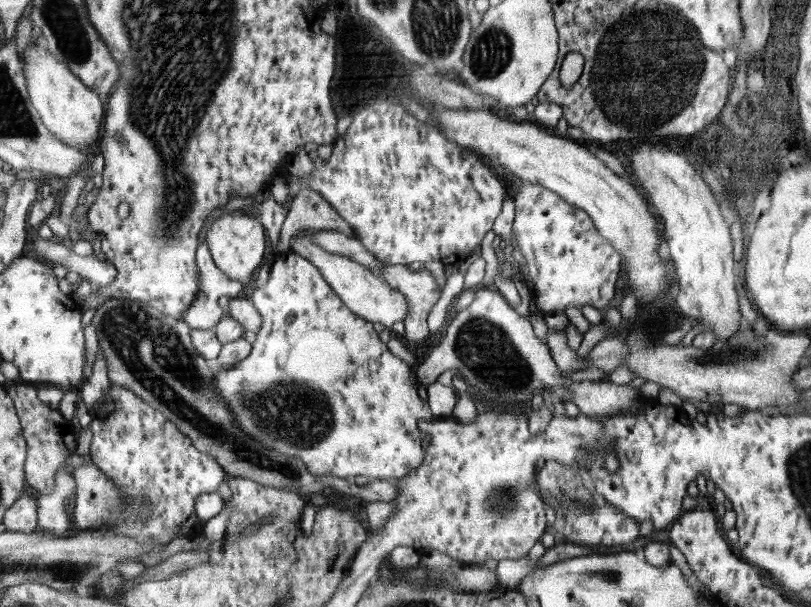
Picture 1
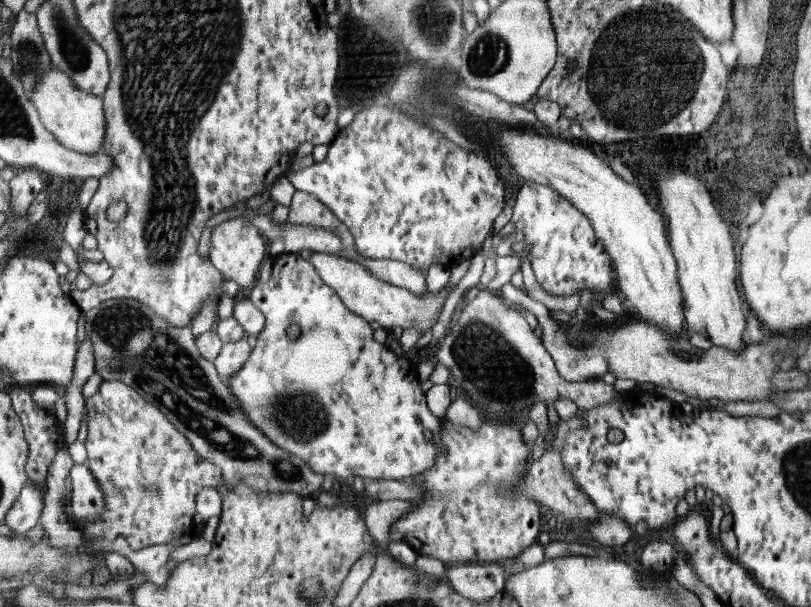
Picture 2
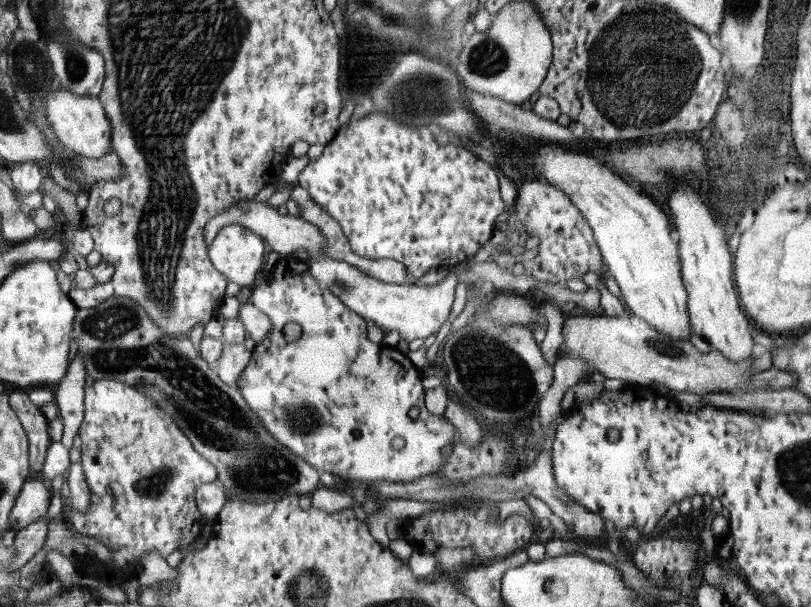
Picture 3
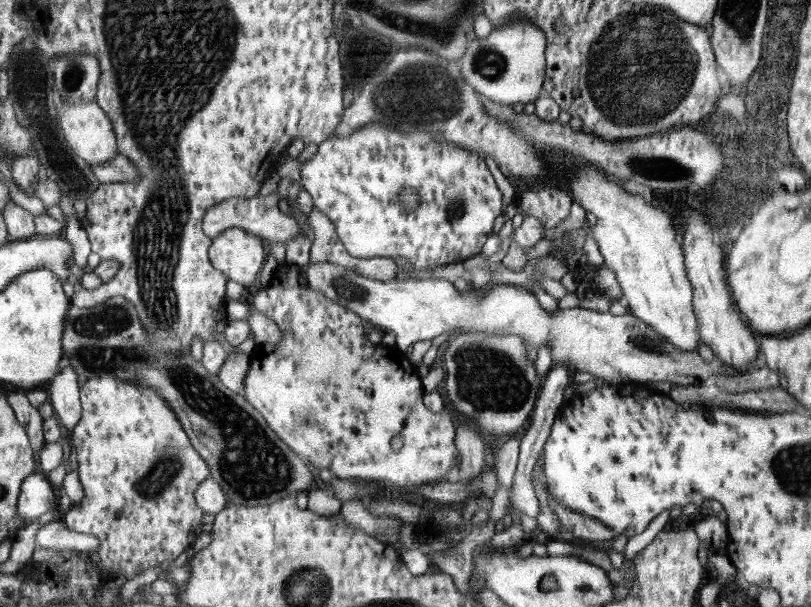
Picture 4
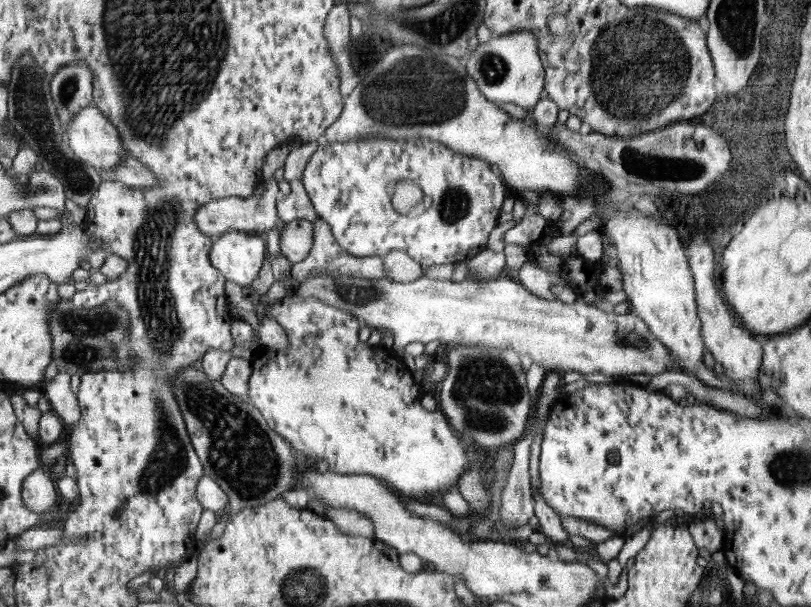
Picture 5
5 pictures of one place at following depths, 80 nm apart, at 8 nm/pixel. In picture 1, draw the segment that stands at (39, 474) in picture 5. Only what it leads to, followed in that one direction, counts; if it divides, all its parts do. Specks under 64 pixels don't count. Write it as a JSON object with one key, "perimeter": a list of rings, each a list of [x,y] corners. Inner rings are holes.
{"perimeter":[[[27,488],[21,497],[7,511],[3,517],[6,531],[31,533],[38,529],[37,526],[37,502],[39,494],[35,490]]]}

